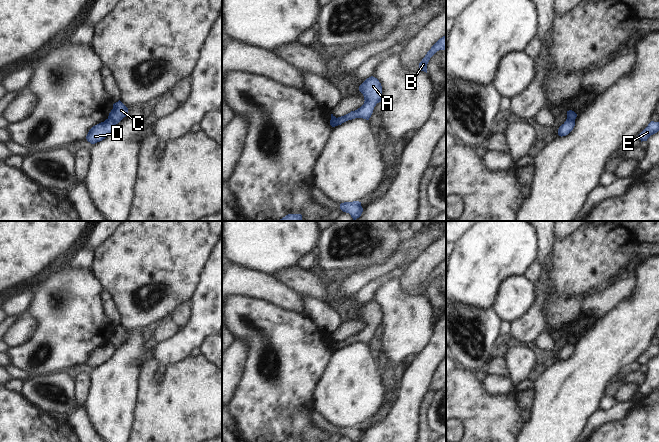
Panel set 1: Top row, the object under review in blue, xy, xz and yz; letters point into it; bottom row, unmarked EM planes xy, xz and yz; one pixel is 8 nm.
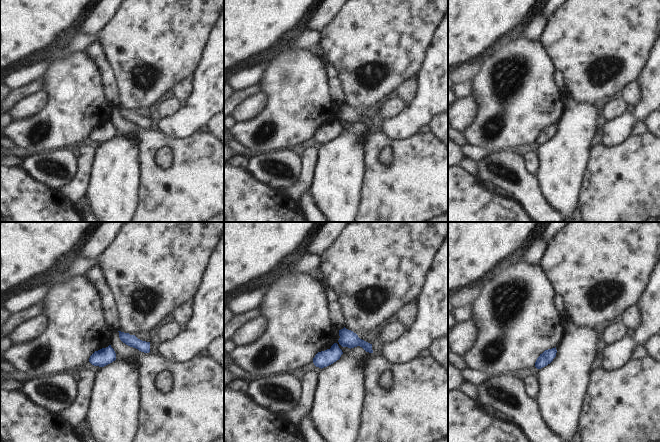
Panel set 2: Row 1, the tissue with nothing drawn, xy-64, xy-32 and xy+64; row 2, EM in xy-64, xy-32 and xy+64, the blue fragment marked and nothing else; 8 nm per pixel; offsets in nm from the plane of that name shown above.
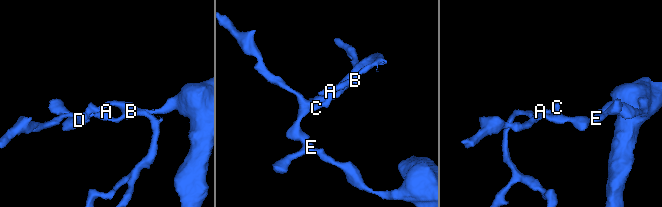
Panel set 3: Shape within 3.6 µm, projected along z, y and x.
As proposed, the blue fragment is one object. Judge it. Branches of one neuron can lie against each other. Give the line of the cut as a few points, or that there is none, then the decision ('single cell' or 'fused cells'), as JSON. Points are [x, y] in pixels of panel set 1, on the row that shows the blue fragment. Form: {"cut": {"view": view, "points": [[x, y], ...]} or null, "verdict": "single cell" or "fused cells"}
{"cut": {"view": "xy", "points": [[108, 117], [115, 124]]}, "verdict": "fused cells"}

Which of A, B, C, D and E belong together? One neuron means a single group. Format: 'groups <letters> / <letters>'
groups A B C / D E

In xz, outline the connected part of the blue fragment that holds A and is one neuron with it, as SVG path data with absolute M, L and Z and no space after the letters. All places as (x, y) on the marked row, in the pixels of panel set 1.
M373 76L367 78L360 86L359 91L364 96L364 104L355 111L336 118L333 127L355 118L363 118L369 120L374 107L381 102L382 86L379 80Z

